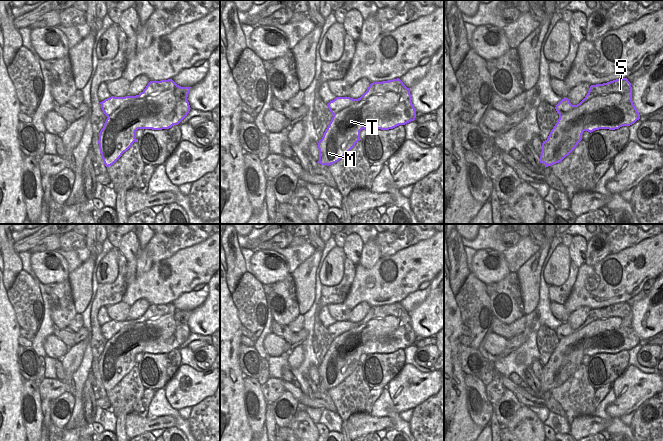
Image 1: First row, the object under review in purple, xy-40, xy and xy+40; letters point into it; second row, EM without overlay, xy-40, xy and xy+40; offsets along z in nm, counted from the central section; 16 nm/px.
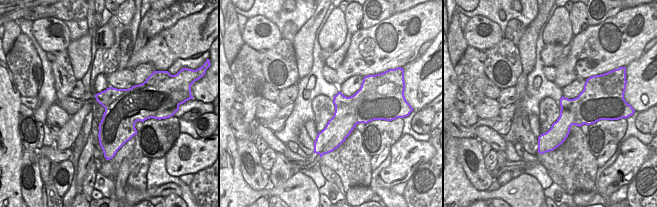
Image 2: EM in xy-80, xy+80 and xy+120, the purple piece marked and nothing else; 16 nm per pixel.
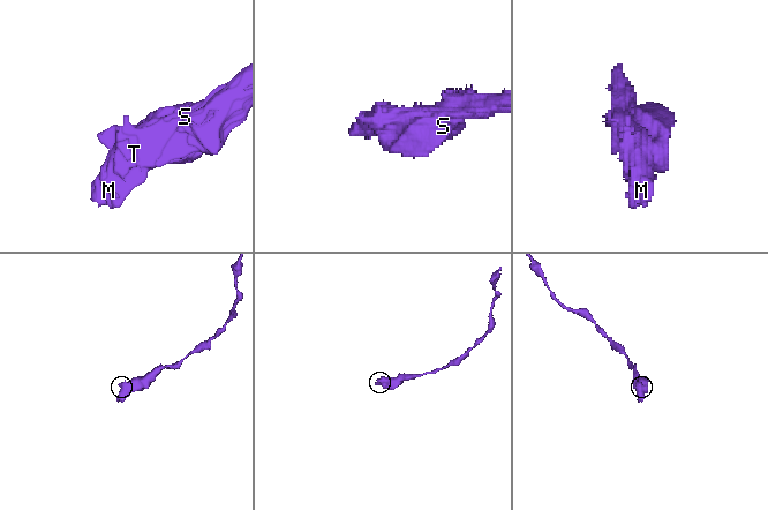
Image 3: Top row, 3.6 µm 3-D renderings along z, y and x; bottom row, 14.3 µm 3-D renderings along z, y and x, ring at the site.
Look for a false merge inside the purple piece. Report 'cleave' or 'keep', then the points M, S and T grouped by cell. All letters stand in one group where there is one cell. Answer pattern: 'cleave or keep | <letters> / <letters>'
cleave | M T / S

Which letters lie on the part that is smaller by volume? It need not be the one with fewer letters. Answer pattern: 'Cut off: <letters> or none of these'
Cut off: S

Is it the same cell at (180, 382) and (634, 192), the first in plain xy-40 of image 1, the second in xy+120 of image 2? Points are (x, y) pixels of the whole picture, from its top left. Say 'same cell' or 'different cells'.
different cells

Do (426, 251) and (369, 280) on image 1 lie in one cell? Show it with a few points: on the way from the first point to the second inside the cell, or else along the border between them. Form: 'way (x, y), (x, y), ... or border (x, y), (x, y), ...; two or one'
way (413, 261), (394, 280), (383, 280); one

